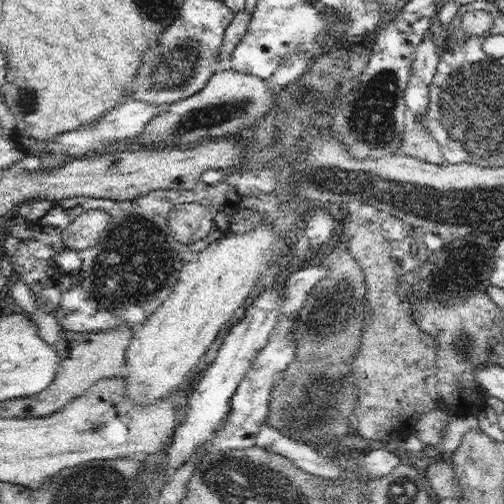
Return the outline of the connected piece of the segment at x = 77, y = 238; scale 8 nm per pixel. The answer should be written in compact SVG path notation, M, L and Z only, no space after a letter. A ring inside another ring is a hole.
M104 210L82 212L61 232L64 245L77 251L94 246L109 226L110 219Z

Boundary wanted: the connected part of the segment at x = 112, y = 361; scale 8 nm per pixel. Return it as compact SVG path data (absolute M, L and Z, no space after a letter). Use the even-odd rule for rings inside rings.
M122 323L110 332L66 332L59 335L55 350L60 355L61 364L50 387L32 396L10 399L1 404L4 415L16 418L40 418L58 412L75 398L82 396L98 380L114 378L123 373L126 350L133 338L129 324Z

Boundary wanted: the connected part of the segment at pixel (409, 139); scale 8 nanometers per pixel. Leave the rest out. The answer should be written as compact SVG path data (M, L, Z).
M416 118L414 128L404 130L400 148L406 155L422 159L430 164L445 164L444 155L440 149L436 139L430 136L430 132L426 129L426 123L421 118Z

